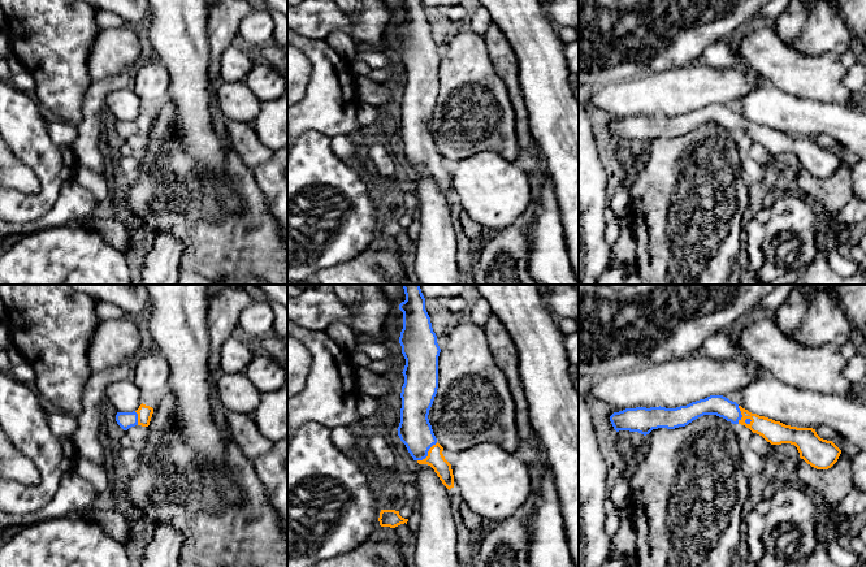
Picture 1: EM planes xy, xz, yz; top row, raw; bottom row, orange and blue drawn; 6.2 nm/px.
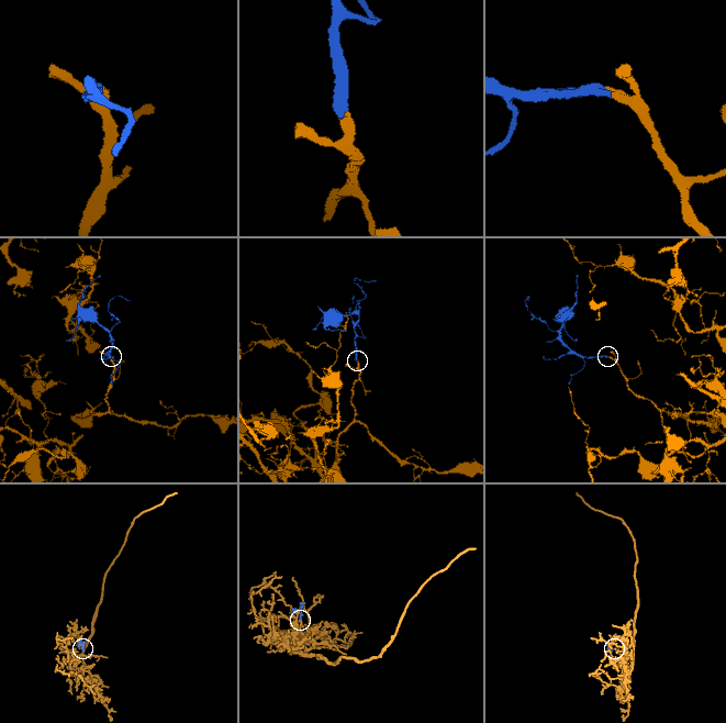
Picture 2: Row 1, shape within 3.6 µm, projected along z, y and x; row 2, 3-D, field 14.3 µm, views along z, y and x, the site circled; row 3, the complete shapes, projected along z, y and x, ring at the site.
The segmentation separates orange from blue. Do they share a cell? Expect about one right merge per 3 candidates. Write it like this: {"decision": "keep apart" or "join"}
{"decision": "join"}

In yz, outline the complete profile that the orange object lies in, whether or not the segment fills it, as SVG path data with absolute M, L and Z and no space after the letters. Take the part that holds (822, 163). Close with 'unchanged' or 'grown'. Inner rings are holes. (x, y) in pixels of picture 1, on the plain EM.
M710 104L676 117L636 116L614 121L610 130L616 140L638 140L644 144L653 138L675 138L685 135L703 124L716 124L749 137L762 144L771 153L791 152L800 161L800 166L817 178L828 178L839 168L841 159L832 151L820 147L813 137L797 137L780 130L752 122L723 104Z | grown

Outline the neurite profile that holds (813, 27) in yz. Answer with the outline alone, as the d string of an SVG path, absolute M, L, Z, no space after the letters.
M791 0L776 17L774 31L787 46L807 56L820 56L827 52L841 56L852 47L852 34L837 0Z

